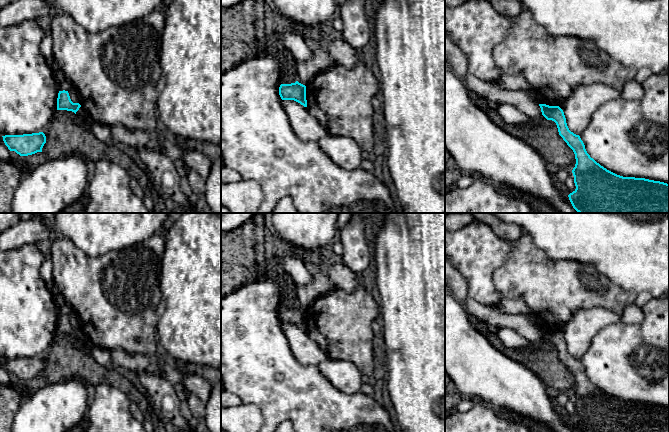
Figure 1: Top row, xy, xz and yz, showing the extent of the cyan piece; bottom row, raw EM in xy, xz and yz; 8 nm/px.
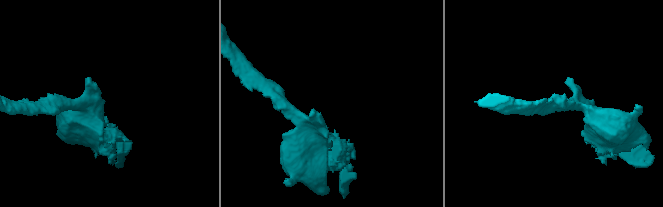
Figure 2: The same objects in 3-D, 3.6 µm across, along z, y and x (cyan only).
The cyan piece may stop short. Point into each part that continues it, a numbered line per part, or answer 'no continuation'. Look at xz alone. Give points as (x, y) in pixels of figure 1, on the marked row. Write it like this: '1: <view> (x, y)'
no continuation

